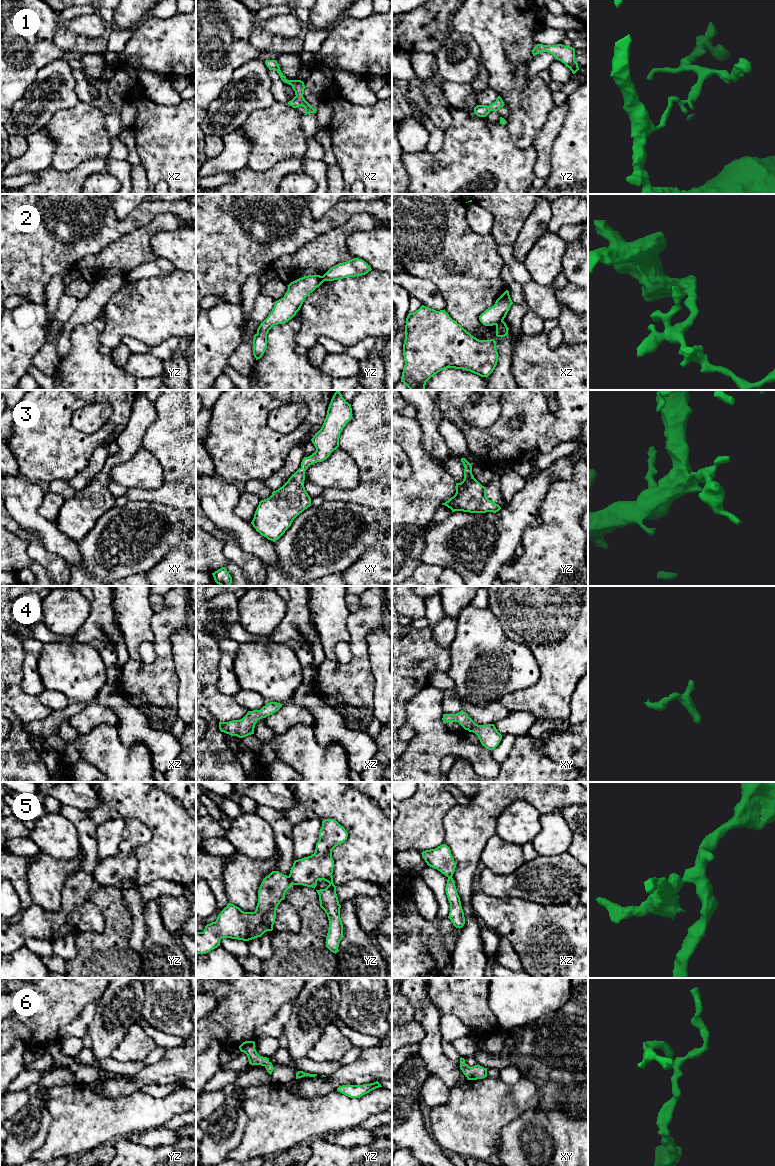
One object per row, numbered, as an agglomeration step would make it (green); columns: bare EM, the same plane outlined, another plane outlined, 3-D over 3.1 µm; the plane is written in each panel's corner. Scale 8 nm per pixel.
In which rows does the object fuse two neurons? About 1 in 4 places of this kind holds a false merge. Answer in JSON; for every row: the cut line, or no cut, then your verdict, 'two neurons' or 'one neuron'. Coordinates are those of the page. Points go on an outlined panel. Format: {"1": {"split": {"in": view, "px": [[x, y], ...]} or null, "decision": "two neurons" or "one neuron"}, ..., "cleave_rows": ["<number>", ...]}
{"1": {"split": null, "decision": "one neuron"}, "2": {"split": {"in": "xz", "px": [[502, 320], [495, 324]]}, "decision": "two neurons"}, "3": {"split": null, "decision": "one neuron"}, "4": {"split": null, "decision": "one neuron"}, "5": {"split": {"in": "yz", "px": [[288, 876], [292, 883]]}, "decision": "two neurons"}, "6": {"split": null, "decision": "one neuron"}, "cleave_rows": ["2", "5"]}

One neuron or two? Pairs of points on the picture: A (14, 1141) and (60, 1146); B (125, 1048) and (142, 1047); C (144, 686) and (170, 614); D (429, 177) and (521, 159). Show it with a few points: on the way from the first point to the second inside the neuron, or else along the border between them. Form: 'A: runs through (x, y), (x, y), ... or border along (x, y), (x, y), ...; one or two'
A: border along (51, 1122), (45, 1142), (31, 1155); two
B: runs through (129, 1048), (138, 1047); one
C: runs through (162, 668), (163, 632); one
D: runs through (452, 177), (472, 177), (485, 168), (498, 168); one

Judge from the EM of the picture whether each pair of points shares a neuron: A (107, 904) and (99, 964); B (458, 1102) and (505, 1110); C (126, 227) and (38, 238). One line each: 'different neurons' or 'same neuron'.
A: same neuron
B: same neuron
C: same neuron

